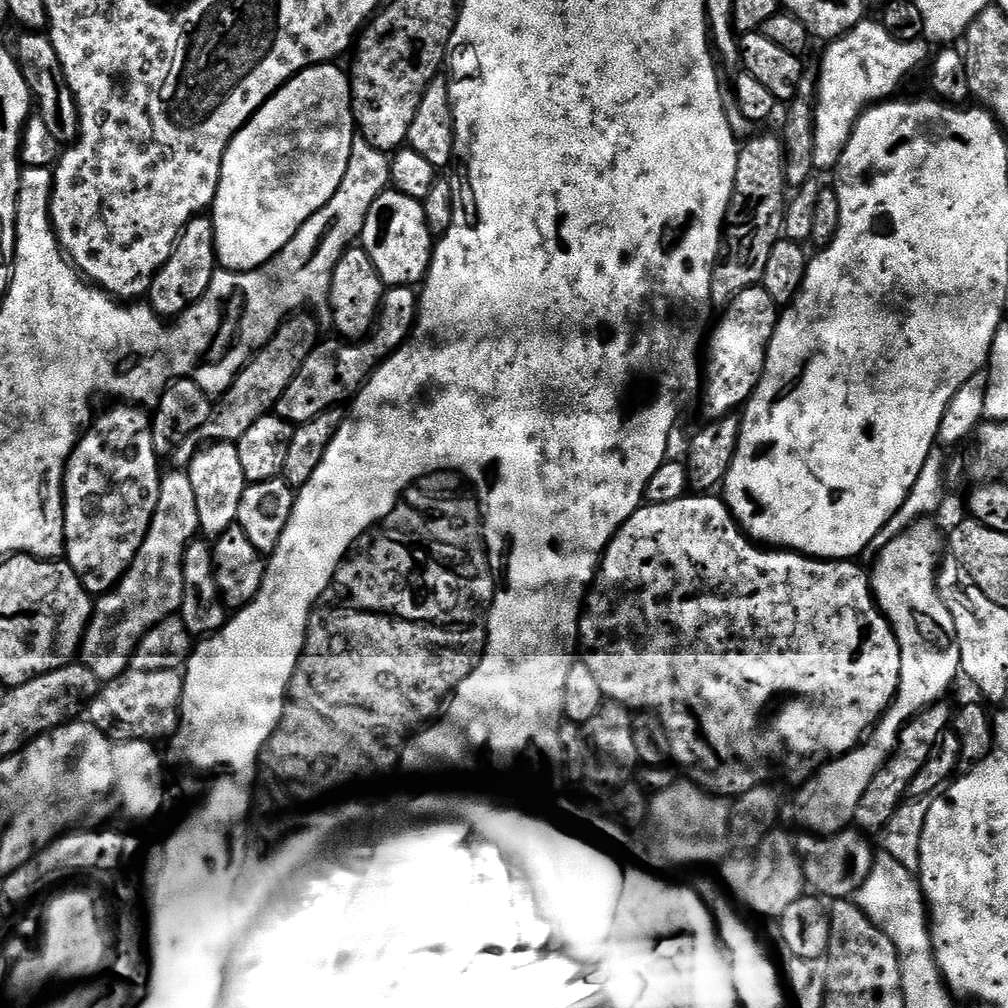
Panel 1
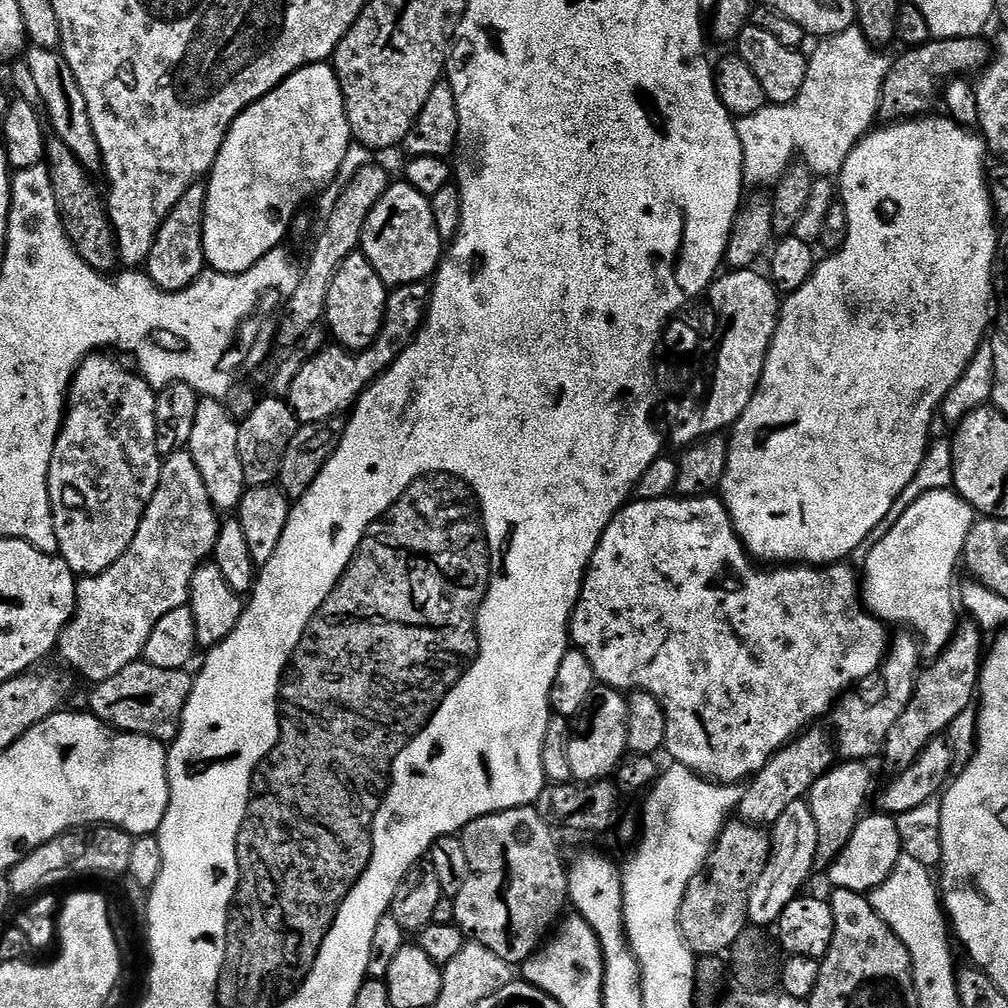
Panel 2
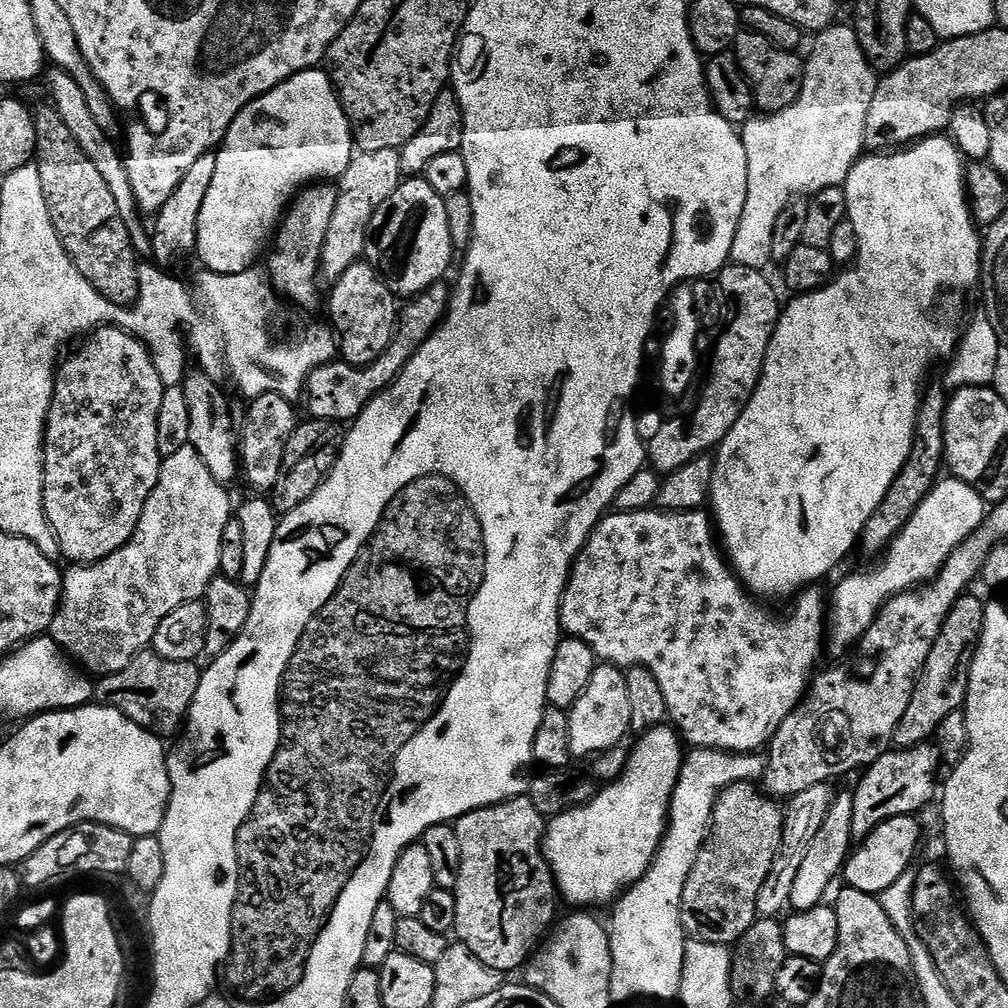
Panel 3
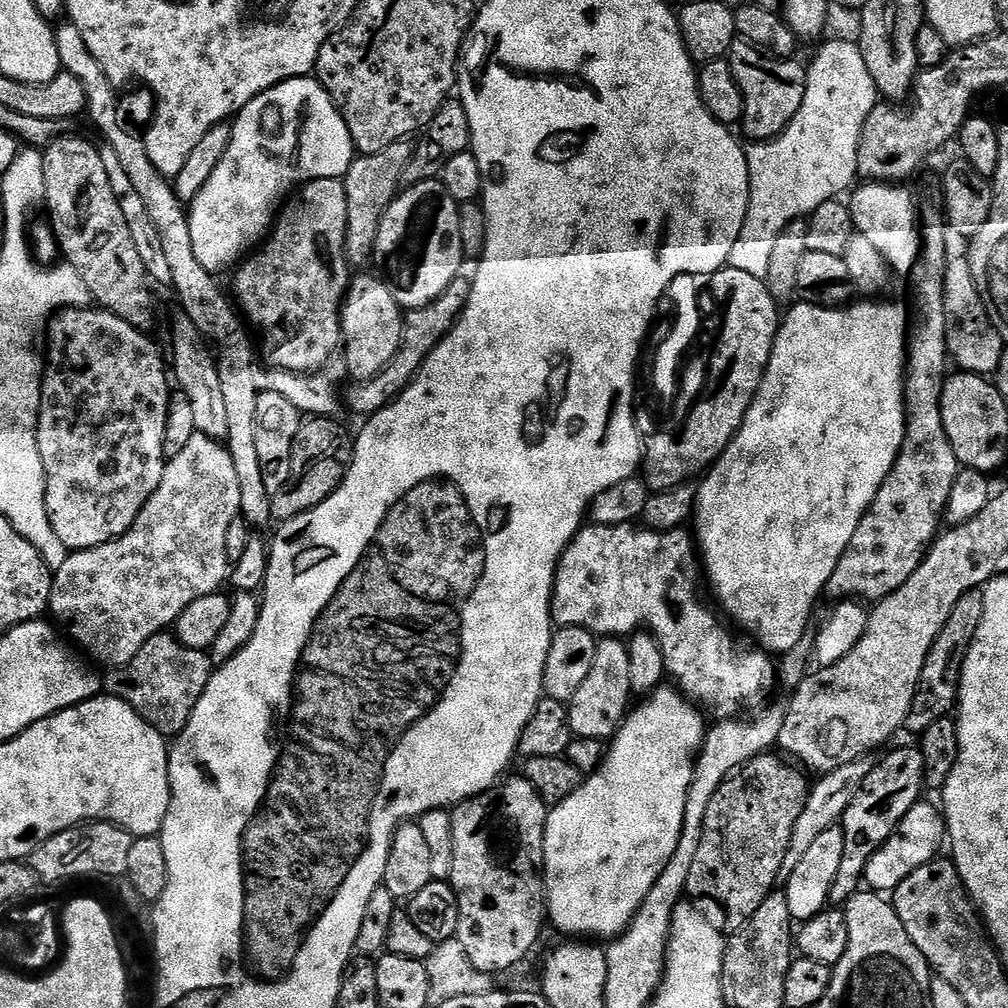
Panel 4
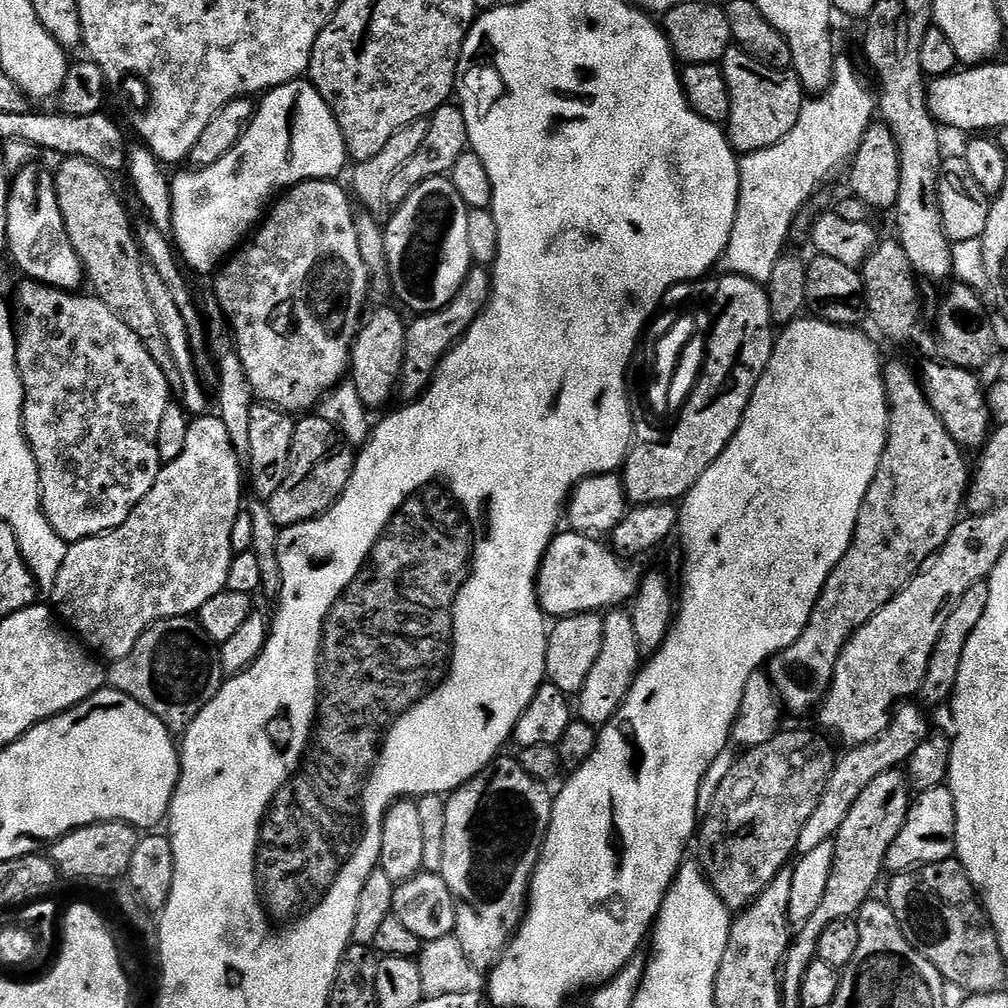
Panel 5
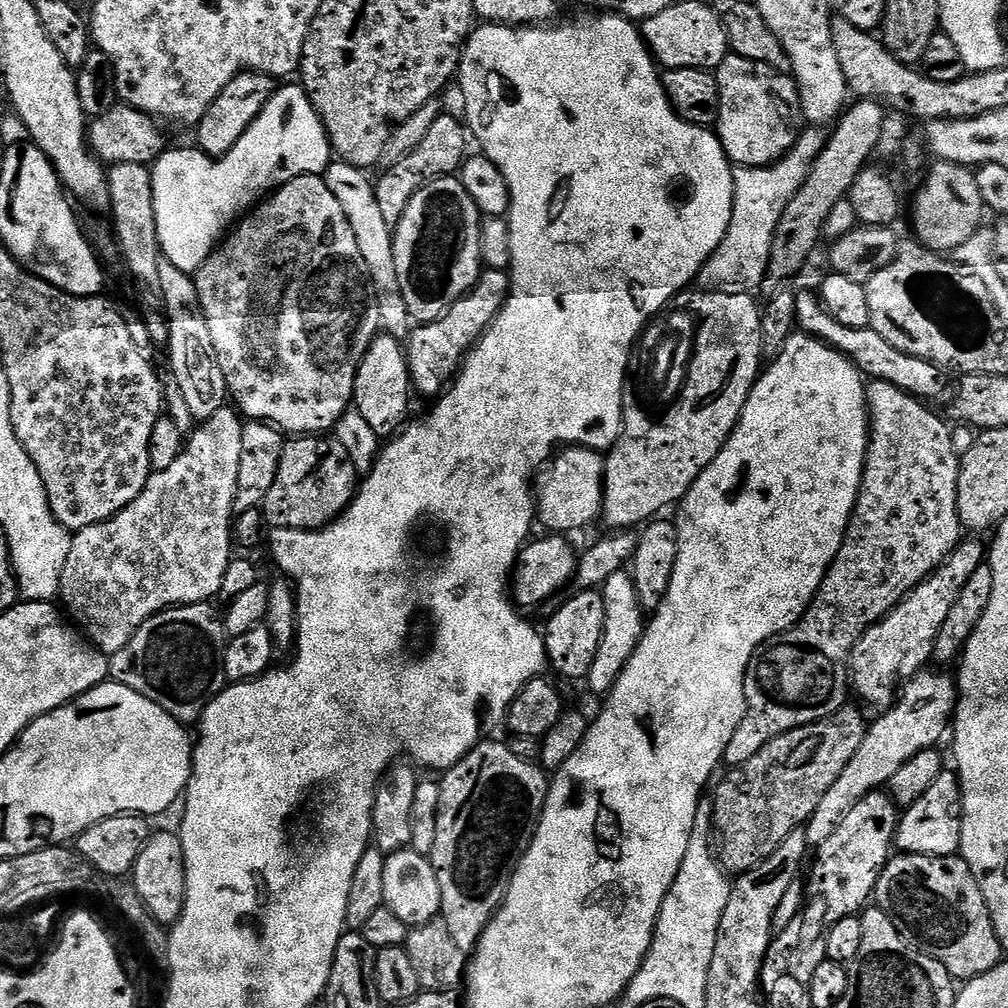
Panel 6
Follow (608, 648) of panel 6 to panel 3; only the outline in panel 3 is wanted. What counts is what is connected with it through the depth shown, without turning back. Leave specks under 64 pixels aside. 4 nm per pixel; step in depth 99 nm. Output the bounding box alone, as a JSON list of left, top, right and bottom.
[568,663,632,757]

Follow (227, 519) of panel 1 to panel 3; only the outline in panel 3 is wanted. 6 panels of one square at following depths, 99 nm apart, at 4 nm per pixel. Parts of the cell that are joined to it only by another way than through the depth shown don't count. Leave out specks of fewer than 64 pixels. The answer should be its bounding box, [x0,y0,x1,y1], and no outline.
[182,370,238,485]

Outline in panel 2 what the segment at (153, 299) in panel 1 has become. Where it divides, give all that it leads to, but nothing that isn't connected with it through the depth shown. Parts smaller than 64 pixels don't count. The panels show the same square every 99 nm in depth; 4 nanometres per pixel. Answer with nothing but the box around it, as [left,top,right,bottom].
[146,182,208,292]

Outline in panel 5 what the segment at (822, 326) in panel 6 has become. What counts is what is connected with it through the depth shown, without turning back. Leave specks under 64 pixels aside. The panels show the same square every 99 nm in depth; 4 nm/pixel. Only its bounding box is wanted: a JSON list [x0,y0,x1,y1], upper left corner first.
[922,362,994,449]

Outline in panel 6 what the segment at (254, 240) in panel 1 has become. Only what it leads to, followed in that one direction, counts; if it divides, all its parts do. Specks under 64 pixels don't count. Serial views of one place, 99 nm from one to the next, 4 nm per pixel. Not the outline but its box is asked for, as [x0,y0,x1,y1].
[151,82,333,274]

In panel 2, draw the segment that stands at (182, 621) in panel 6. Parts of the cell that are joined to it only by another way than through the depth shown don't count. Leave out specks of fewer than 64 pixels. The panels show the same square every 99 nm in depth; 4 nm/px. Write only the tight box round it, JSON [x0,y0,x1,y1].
[91,662,193,742]

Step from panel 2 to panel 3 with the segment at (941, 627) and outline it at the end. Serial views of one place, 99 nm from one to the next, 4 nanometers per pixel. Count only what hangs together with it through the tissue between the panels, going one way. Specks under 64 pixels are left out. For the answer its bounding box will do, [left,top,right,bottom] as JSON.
[826,478,986,649]

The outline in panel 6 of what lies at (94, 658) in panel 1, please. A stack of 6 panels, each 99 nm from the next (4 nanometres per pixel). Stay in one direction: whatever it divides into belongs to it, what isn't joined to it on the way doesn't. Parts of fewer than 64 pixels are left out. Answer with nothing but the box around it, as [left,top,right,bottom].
[59,407,244,654]

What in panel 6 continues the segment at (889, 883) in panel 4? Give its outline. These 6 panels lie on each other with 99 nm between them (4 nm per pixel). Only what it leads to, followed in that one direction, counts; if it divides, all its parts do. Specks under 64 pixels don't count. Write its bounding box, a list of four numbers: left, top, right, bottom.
[895,770,962,856]

